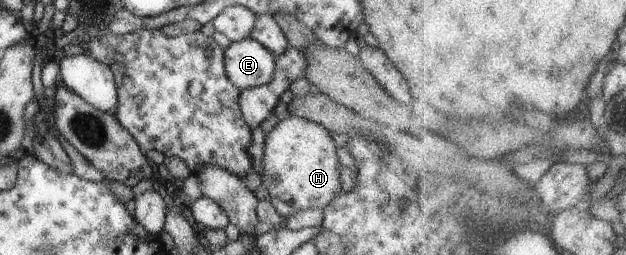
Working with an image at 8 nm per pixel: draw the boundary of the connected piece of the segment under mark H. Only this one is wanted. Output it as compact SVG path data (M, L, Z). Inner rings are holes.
M291 116L278 122L265 137L262 166L259 173L262 186L270 195L295 209L323 210L342 192L340 163L332 133L321 124L302 117Z

